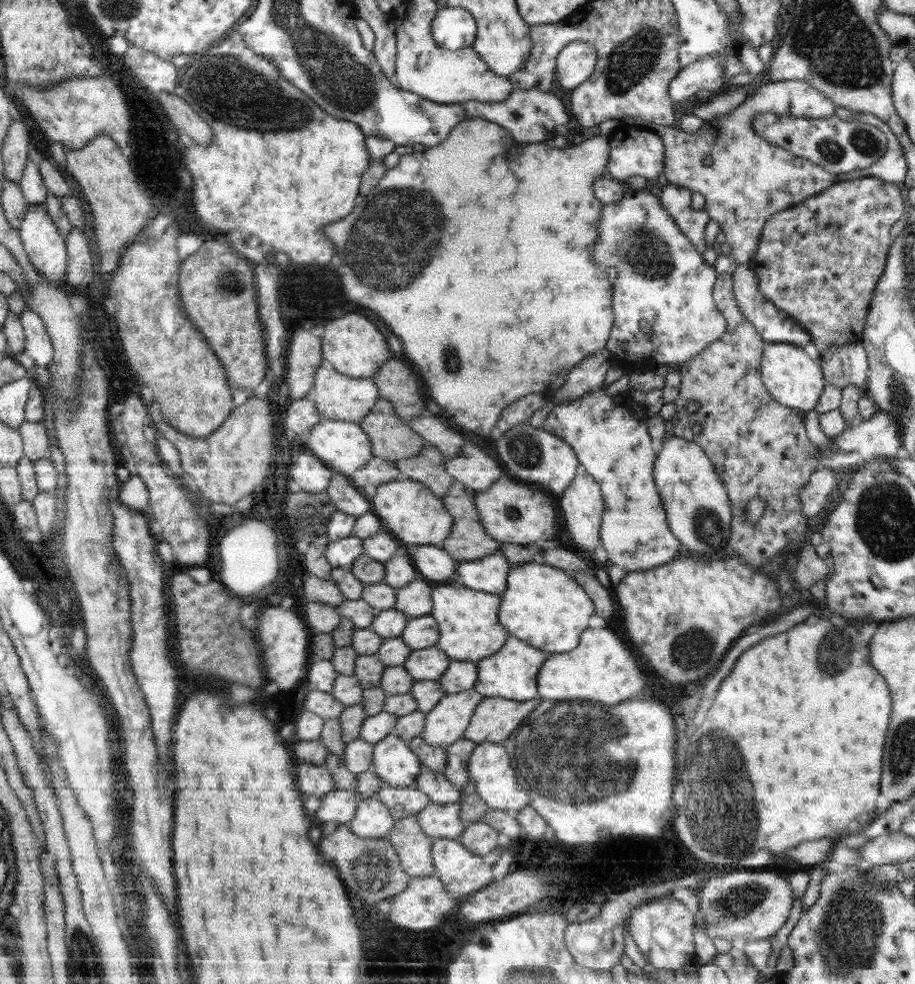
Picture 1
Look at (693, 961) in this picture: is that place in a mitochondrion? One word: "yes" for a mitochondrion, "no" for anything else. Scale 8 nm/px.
no

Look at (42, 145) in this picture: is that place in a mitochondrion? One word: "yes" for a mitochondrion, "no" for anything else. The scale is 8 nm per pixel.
no

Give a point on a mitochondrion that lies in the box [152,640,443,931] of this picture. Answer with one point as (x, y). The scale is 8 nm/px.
(377, 866)

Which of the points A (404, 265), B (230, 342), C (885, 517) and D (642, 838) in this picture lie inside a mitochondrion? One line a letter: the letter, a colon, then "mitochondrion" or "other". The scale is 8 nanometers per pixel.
A: mitochondrion
B: other
C: mitochondrion
D: other

